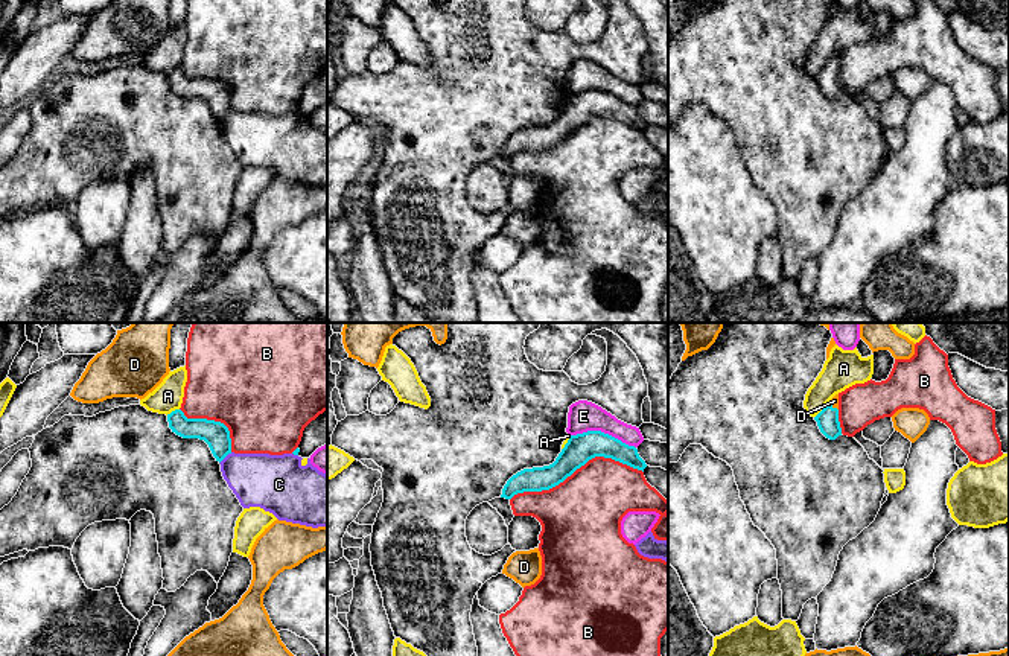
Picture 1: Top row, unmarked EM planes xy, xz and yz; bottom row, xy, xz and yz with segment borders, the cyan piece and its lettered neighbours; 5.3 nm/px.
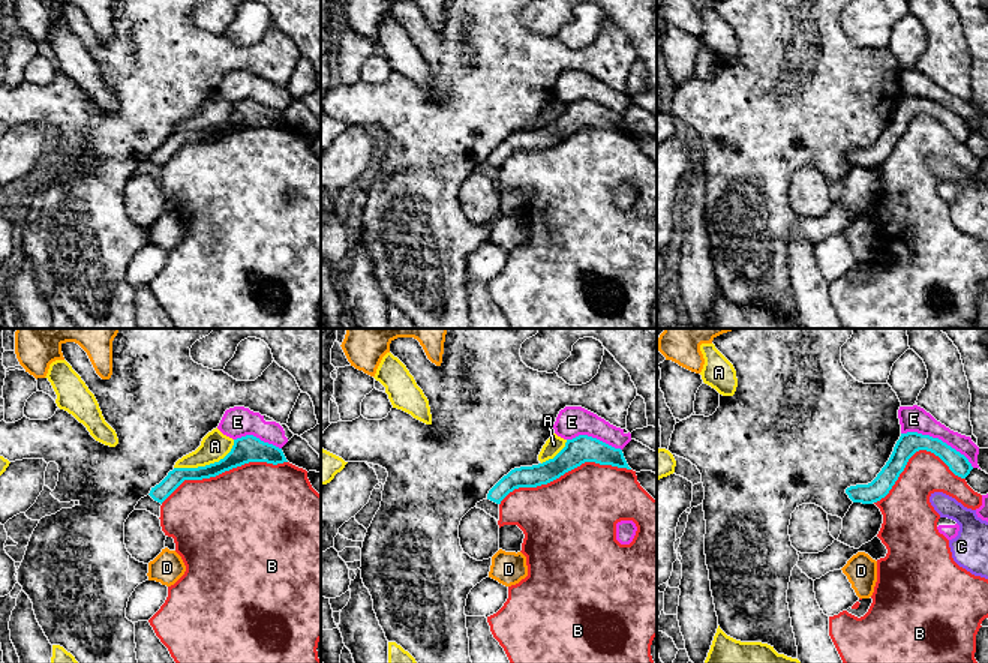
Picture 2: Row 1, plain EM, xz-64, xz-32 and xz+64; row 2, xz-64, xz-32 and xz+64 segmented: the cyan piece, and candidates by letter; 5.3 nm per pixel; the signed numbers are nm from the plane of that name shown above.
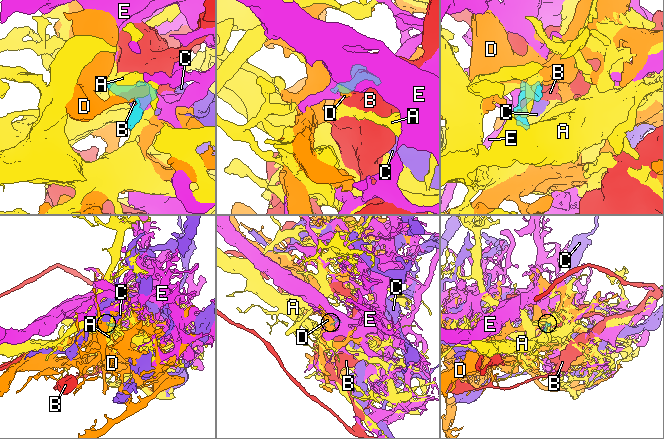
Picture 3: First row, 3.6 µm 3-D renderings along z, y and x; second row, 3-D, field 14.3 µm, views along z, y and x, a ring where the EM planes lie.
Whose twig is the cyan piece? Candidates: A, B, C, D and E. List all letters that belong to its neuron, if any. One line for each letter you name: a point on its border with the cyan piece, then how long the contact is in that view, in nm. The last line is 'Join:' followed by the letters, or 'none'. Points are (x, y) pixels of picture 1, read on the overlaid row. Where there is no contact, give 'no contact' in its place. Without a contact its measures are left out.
D: contact yz (831, 405); length 70 nm
Join: D

